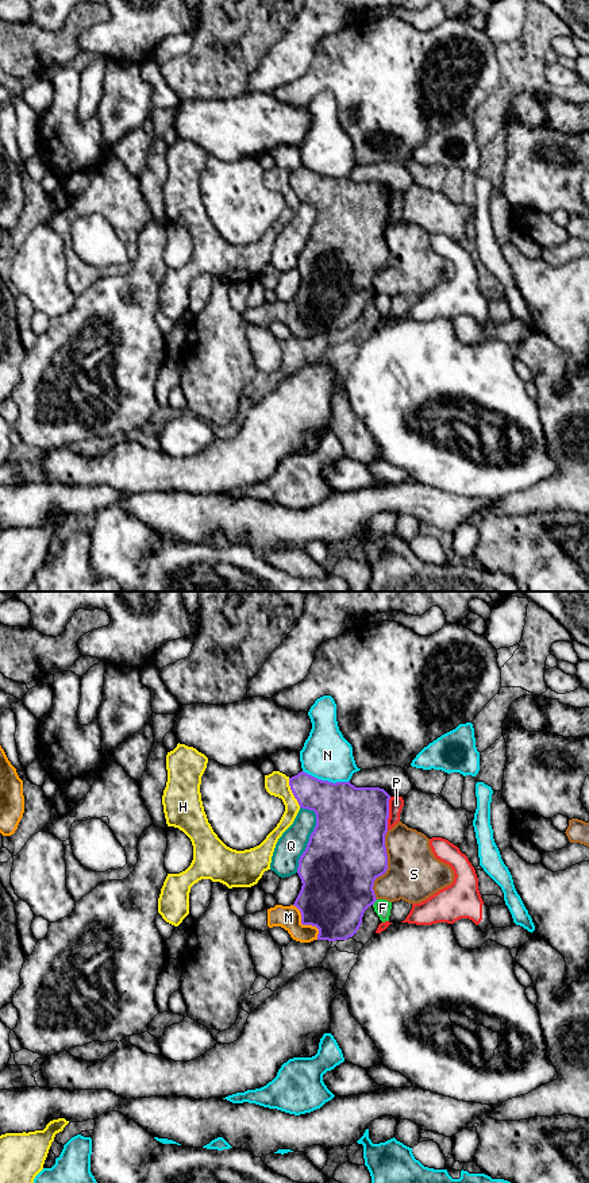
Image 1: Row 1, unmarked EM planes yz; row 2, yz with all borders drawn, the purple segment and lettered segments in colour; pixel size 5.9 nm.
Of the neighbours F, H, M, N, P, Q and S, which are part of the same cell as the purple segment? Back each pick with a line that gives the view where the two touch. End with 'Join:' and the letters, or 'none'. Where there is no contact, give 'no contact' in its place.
M: meets purple in yz
Join: M

